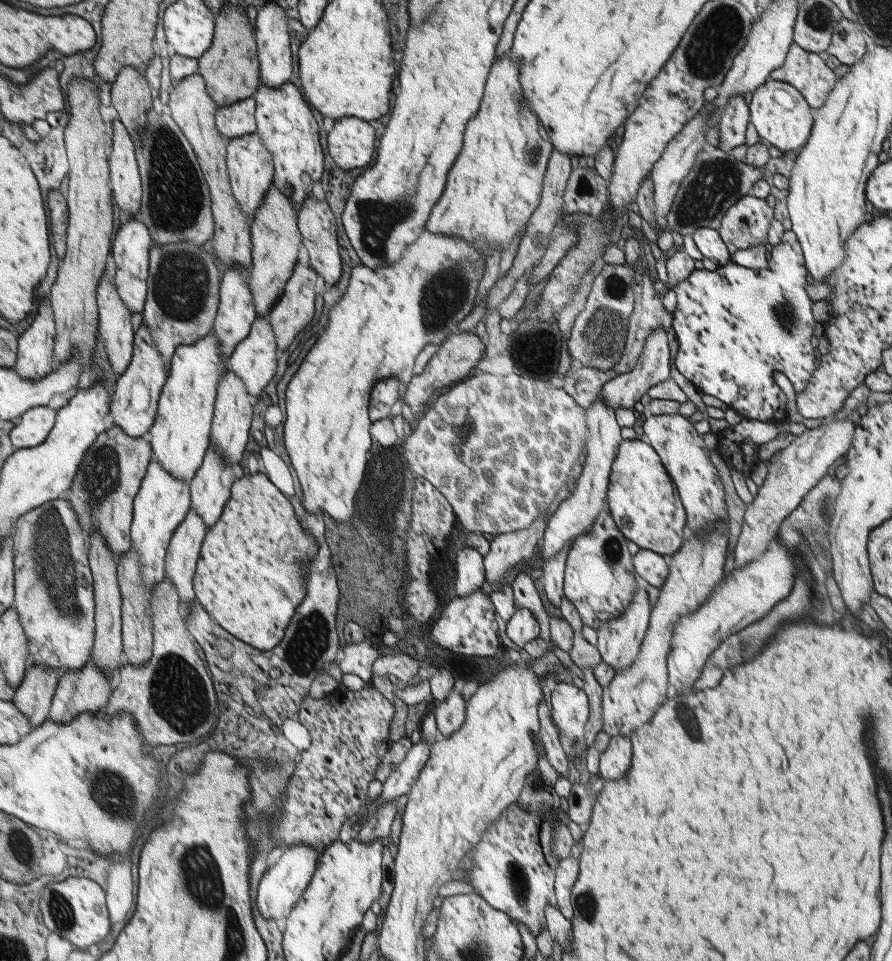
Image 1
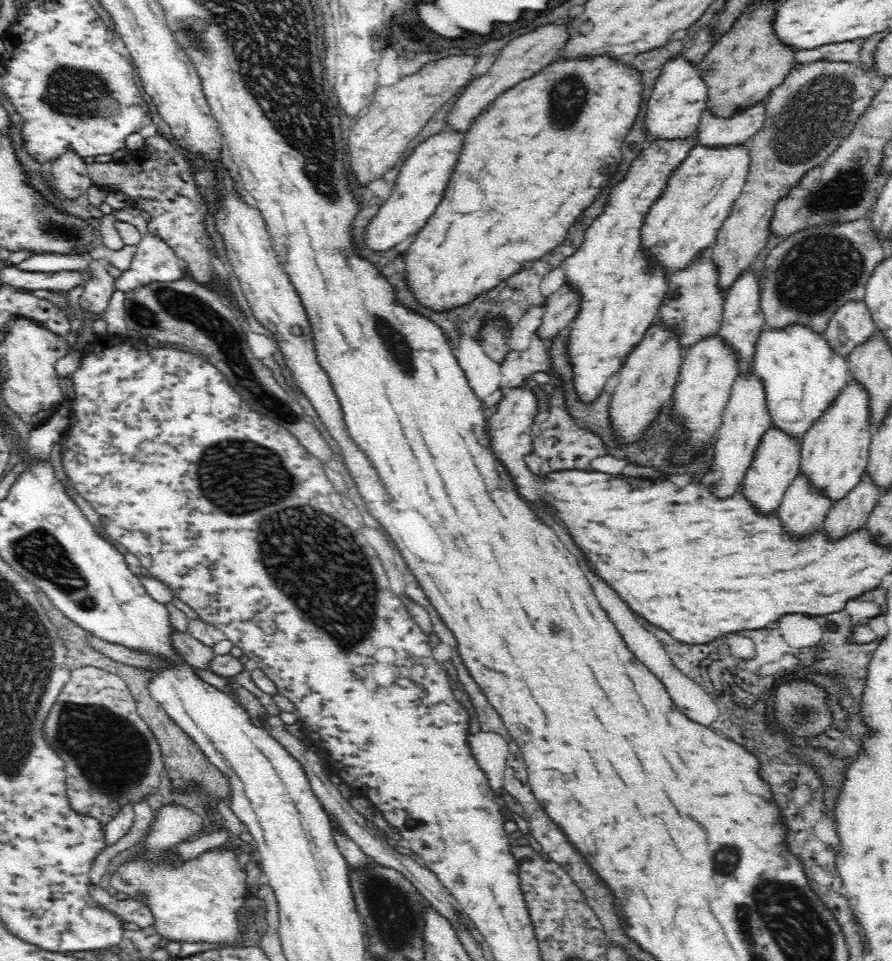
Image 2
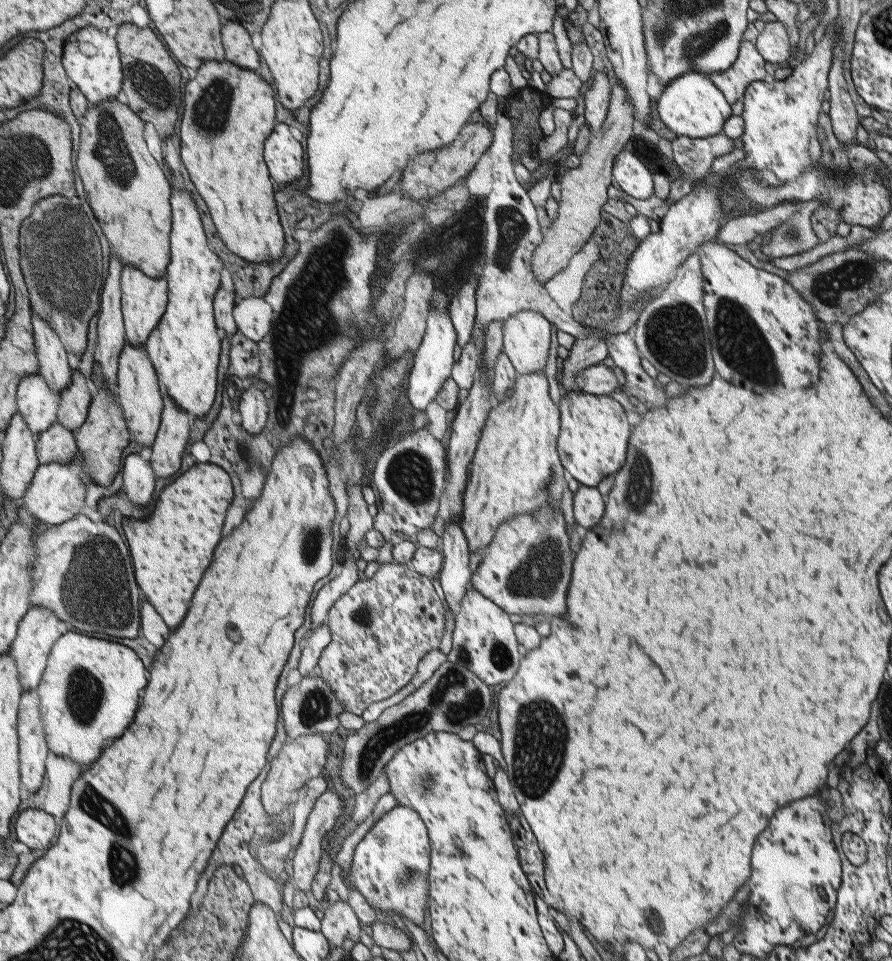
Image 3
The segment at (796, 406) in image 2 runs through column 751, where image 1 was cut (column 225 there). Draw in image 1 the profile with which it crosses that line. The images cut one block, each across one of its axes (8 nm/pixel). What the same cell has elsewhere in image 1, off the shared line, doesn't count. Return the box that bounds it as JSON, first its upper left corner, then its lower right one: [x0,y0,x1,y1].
[143,334,228,484]

